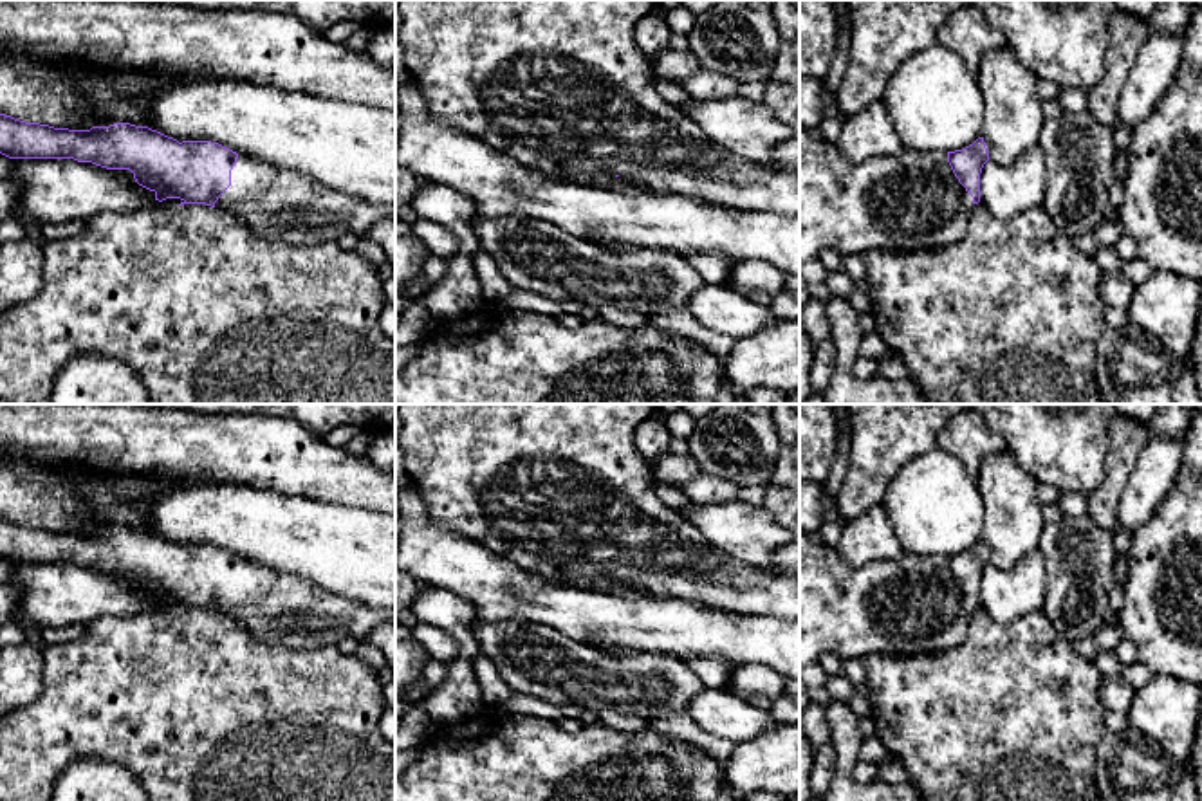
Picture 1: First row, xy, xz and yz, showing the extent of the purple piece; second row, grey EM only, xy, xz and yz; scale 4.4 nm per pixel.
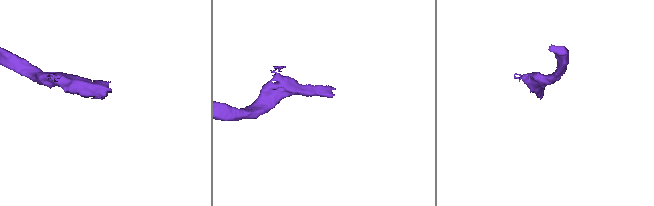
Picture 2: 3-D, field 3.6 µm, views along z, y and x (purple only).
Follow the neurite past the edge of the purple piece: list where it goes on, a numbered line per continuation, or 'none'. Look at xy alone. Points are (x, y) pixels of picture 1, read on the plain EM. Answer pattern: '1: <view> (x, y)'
1: xy (289, 610)

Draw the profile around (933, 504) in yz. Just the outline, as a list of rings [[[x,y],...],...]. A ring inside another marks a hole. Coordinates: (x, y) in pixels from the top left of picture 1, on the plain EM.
[[[937,446],[897,471],[881,503],[904,552],[955,556],[982,541],[978,480]]]

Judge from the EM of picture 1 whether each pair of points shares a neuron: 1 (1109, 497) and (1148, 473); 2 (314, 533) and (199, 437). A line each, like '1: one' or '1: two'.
1: two
2: two

